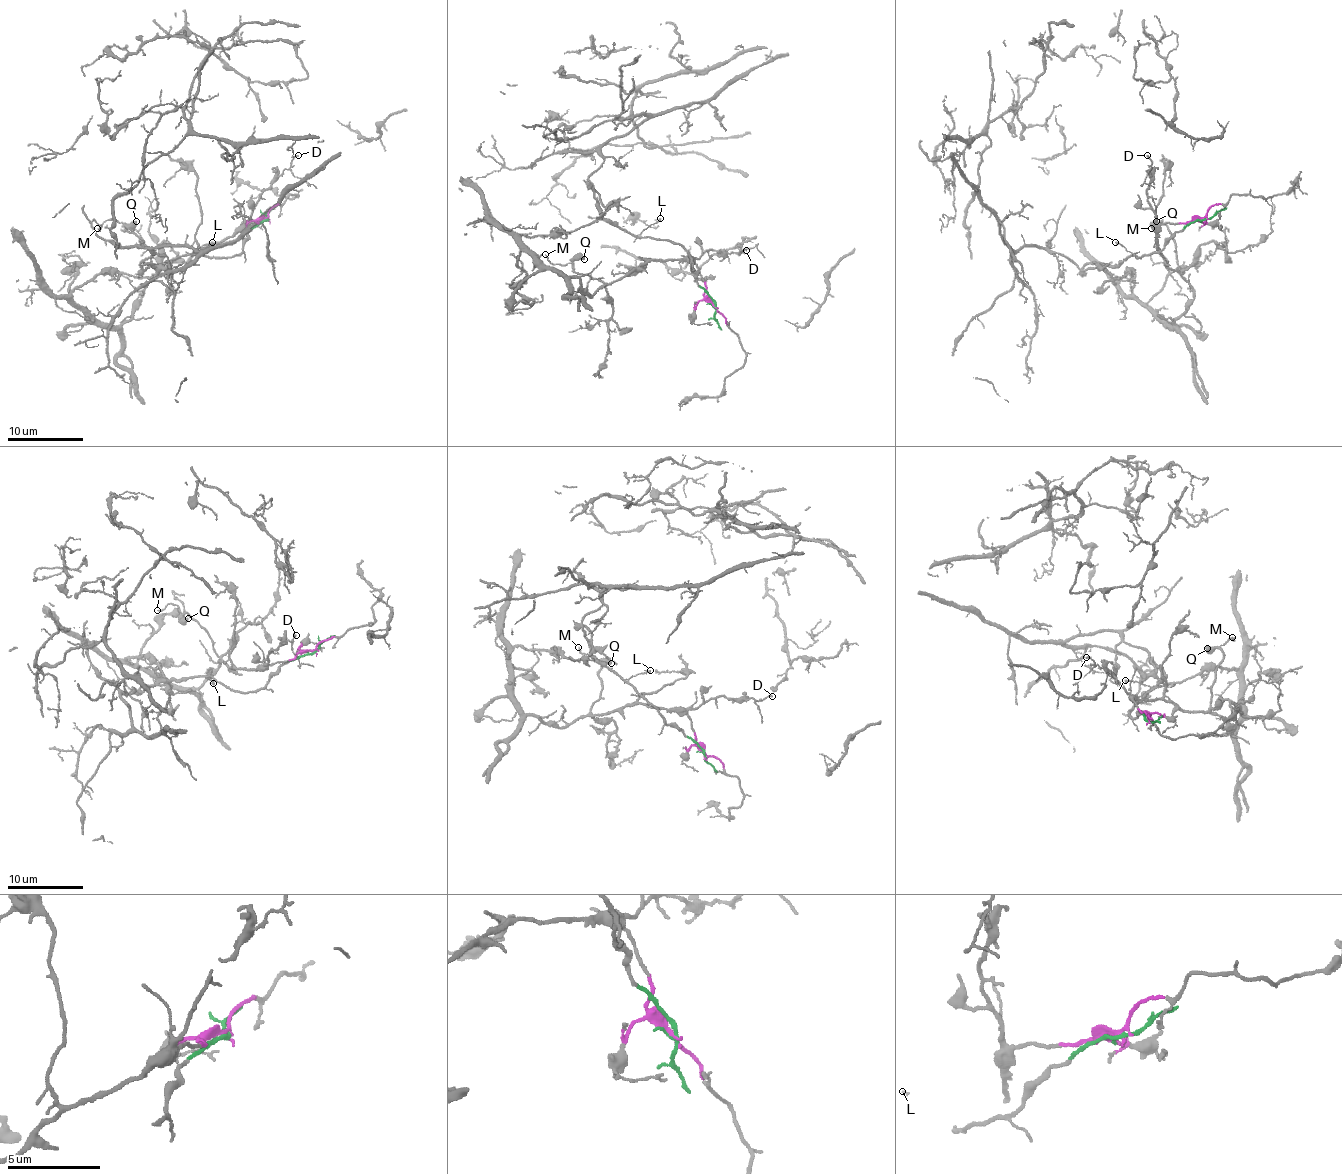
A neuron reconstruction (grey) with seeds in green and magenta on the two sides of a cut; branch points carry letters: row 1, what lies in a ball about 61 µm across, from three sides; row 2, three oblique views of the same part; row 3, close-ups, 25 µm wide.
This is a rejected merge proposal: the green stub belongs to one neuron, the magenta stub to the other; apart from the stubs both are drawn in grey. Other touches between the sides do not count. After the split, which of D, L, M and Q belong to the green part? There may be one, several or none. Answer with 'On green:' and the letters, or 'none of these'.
On green: L

